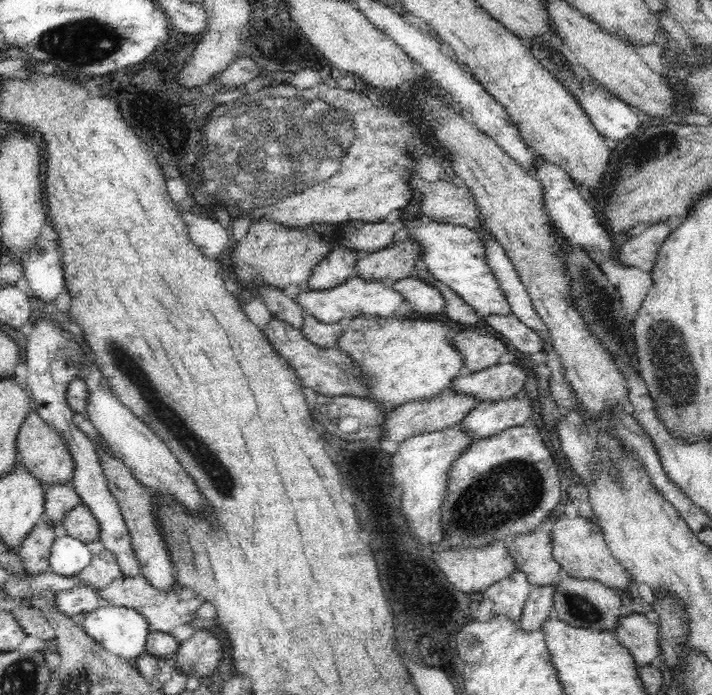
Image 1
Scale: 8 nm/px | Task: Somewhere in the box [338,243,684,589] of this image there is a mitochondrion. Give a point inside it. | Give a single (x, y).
(511, 489)

